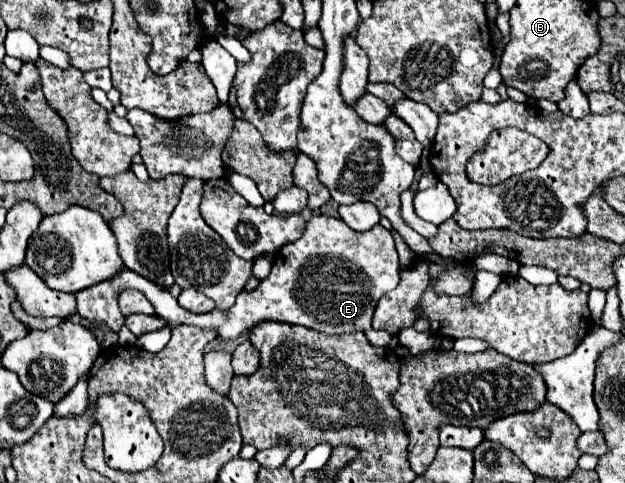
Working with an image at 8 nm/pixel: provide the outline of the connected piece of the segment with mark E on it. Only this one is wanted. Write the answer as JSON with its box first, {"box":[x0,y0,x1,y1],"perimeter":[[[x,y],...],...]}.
{"box":[75,215,399,343],"perimeter":[[[317,215],[309,219],[309,225],[301,239],[279,249],[273,261],[273,269],[257,289],[243,289],[237,295],[237,301],[231,309],[221,311],[213,309],[209,313],[191,313],[183,309],[169,289],[139,277],[137,273],[123,267],[115,277],[105,279],[91,289],[75,293],[77,311],[81,317],[91,321],[103,321],[111,330],[120,331],[125,316],[118,306],[119,293],[127,287],[137,289],[151,299],[155,313],[167,323],[175,325],[195,325],[201,329],[215,329],[217,339],[227,343],[241,337],[245,331],[251,331],[259,323],[279,321],[289,325],[303,325],[325,335],[343,335],[355,331],[369,331],[371,317],[377,301],[399,285],[399,257],[395,251],[395,241],[383,225],[375,225],[371,231],[359,233],[353,231],[341,217]]]}

